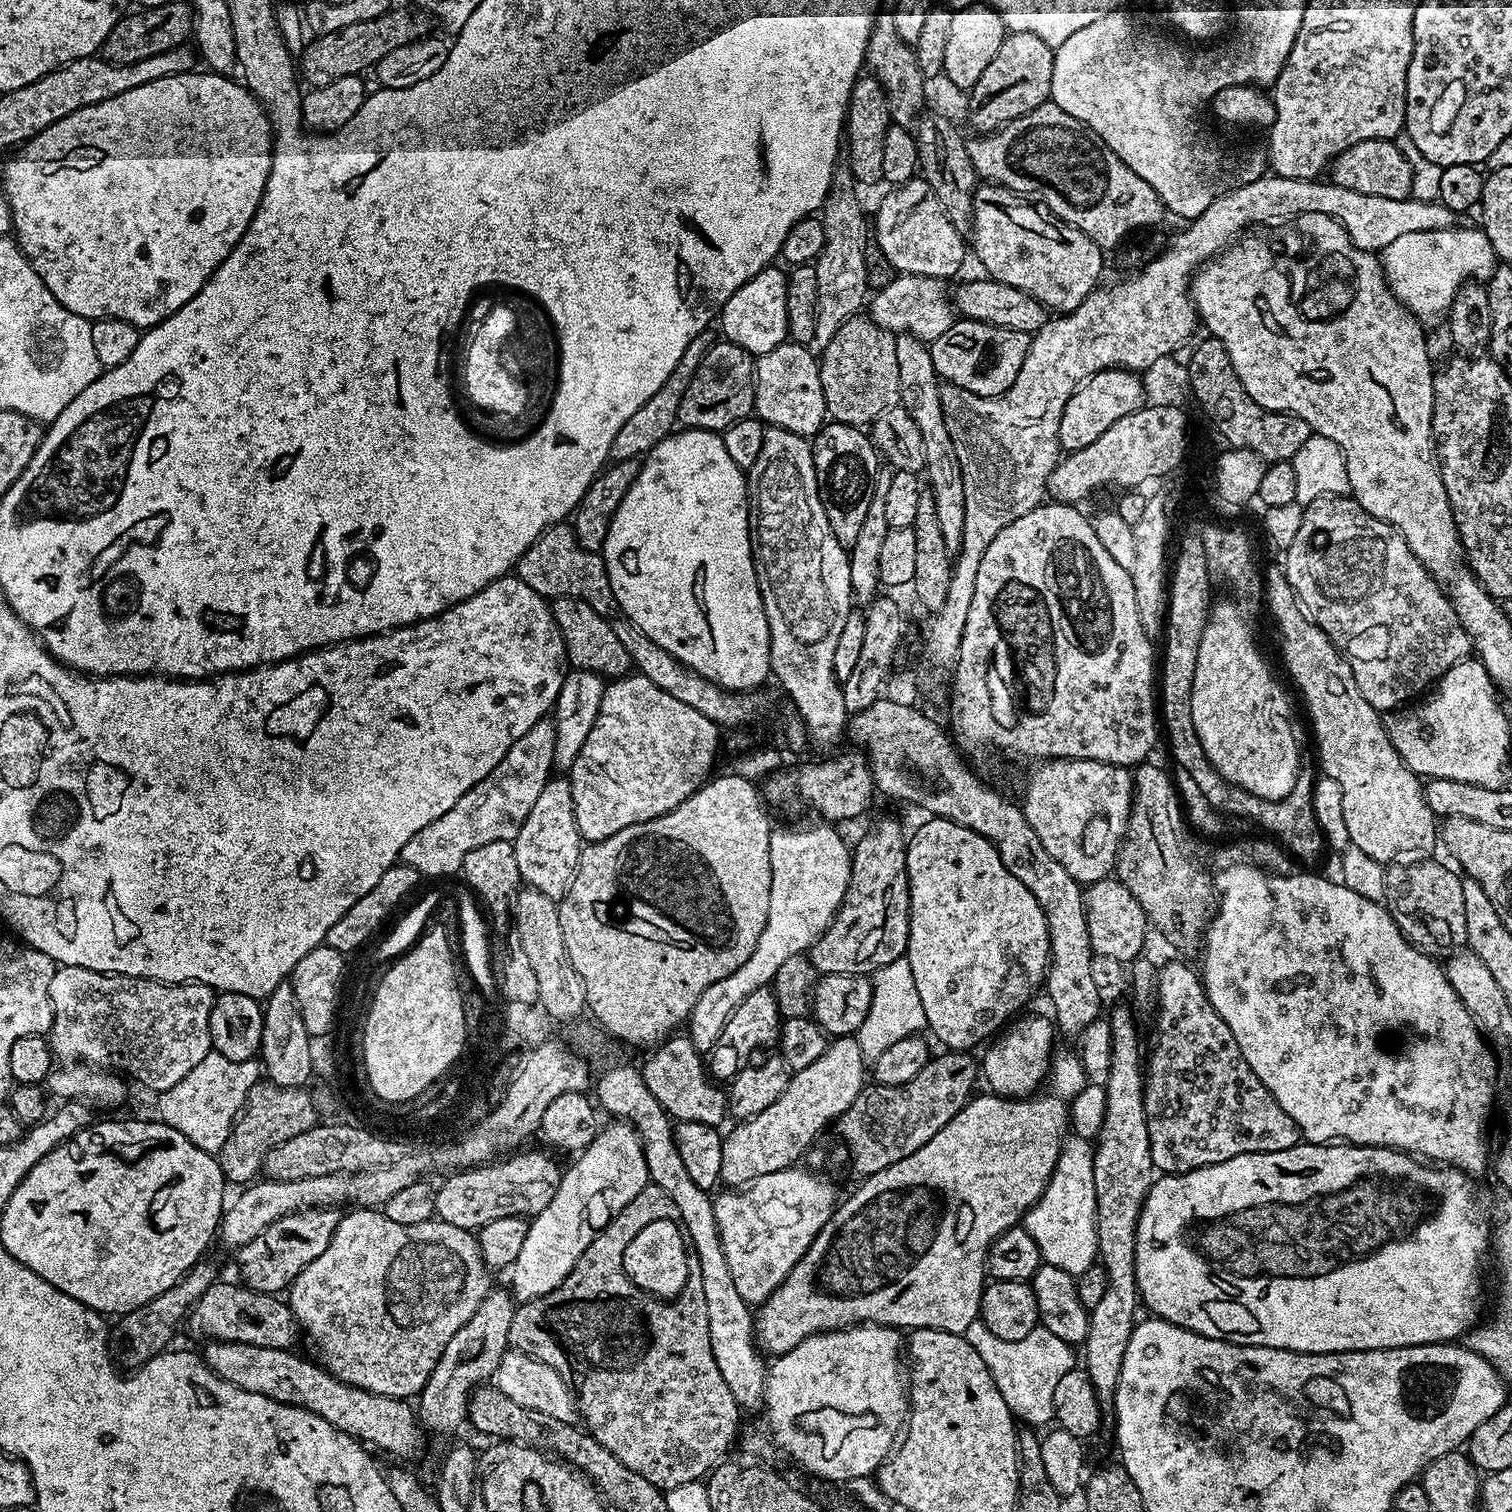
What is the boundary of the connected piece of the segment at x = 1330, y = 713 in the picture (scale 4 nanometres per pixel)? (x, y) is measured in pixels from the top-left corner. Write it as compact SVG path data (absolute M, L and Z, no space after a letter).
M1283 567L1267 569L1264 595L1266 608L1268 604L1268 612L1280 631L1280 652L1284 655L1284 664L1293 682L1300 687L1304 704L1308 707L1308 716L1312 719L1312 732L1316 735L1316 748L1320 751L1319 767L1323 775L1334 778L1334 782L1342 786L1342 815L1346 817L1346 834L1351 847L1362 850L1383 866L1395 861L1395 856L1403 852L1427 853L1424 852L1427 848L1438 844L1438 818L1430 806L1426 806L1421 777L1411 772L1398 750L1394 750L1388 731L1384 729L1381 713L1370 706L1366 698L1362 698L1362 690L1358 690L1358 682L1354 678L1354 670L1350 670L1348 659L1334 646L1332 639L1317 624L1312 623L1290 586Z

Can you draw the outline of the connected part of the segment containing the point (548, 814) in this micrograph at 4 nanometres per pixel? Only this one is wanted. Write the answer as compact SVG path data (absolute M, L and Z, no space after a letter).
M553 775L546 782L542 794L538 794L538 802L534 802L530 814L526 814L526 822L522 822L522 830L518 830L514 841L521 881L557 902L564 899L574 882L582 847L578 822L574 818L572 781L565 777L563 780L560 776L563 775Z

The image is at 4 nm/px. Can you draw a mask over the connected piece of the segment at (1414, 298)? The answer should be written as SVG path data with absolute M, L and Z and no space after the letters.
M1453 226L1446 230L1430 230L1406 234L1383 249L1384 277L1396 299L1417 318L1447 313L1452 299L1463 284L1473 280L1486 282L1498 267L1490 238L1479 228Z

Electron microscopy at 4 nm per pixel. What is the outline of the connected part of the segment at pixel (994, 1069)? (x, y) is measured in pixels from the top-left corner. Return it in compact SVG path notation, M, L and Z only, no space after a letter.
M1045 1015L1046 1017L1023 1016L1013 1019L983 1049L985 1052L984 1060L982 1056L982 1080L983 1083L985 1080L992 1087L989 1089L995 1095L1009 1098L1027 1098L1033 1095L1045 1083L1050 1071L1054 1055L1052 1039L1058 1036L1057 1029L1047 1015Z

